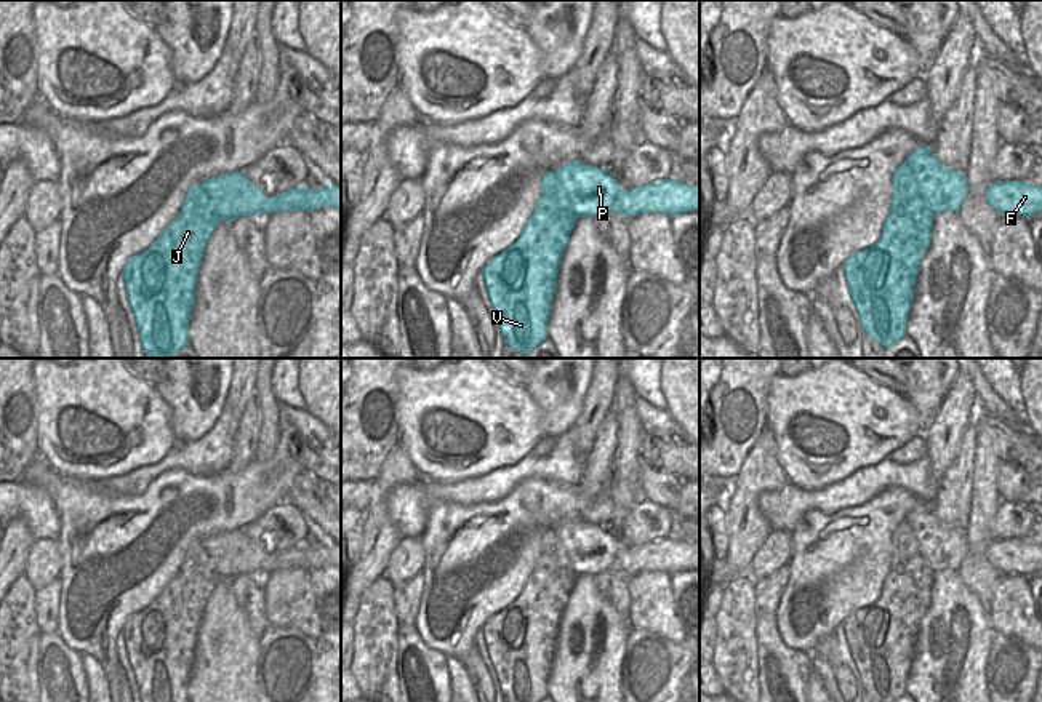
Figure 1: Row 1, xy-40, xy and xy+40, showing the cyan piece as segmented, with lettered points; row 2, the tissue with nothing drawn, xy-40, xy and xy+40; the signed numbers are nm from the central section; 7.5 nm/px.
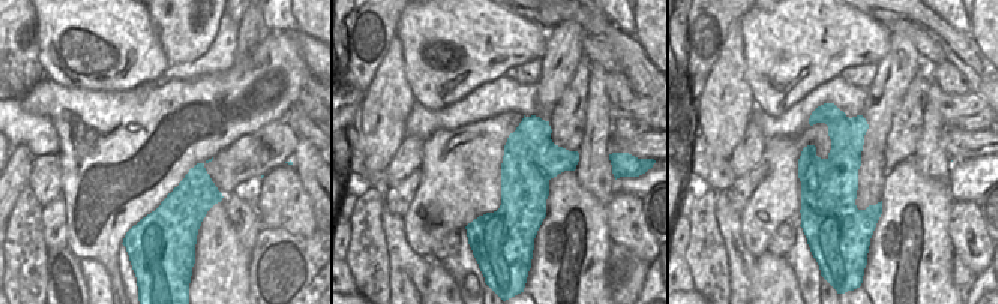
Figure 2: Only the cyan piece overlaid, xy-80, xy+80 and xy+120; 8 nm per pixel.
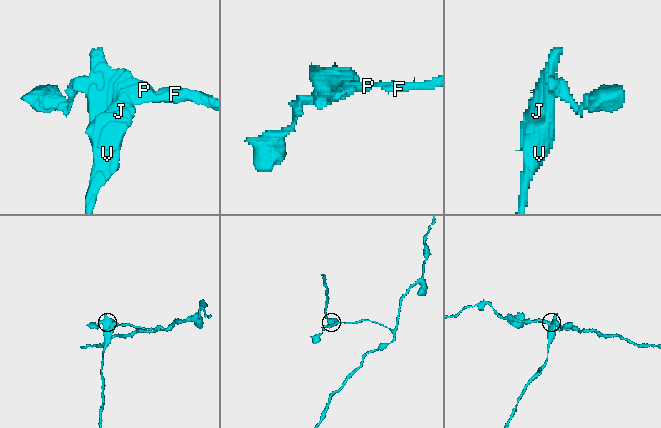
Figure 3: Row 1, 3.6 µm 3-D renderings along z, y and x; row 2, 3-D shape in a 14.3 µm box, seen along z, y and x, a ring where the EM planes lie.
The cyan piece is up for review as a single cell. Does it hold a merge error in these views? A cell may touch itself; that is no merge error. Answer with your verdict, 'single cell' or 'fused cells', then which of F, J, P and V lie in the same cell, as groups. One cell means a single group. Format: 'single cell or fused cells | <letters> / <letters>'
fused cells | F P / J V

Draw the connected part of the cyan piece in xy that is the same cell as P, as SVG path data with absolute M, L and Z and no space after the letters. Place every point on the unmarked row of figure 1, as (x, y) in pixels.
M568 520L555 529L578 576L597 576L603 571L663 571L671 576L699 569L698 544L664 537L626 548L607 526L584 520Z

